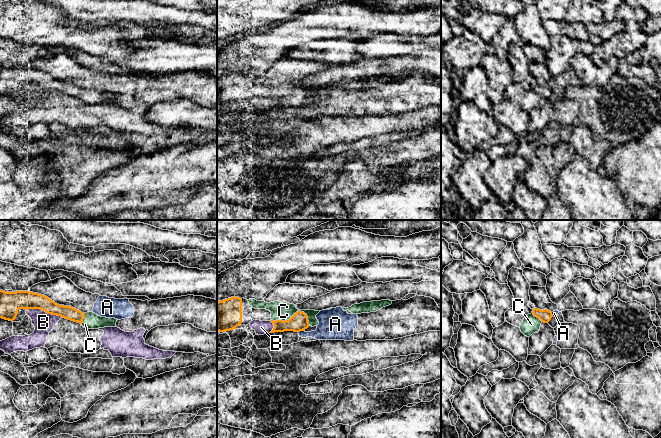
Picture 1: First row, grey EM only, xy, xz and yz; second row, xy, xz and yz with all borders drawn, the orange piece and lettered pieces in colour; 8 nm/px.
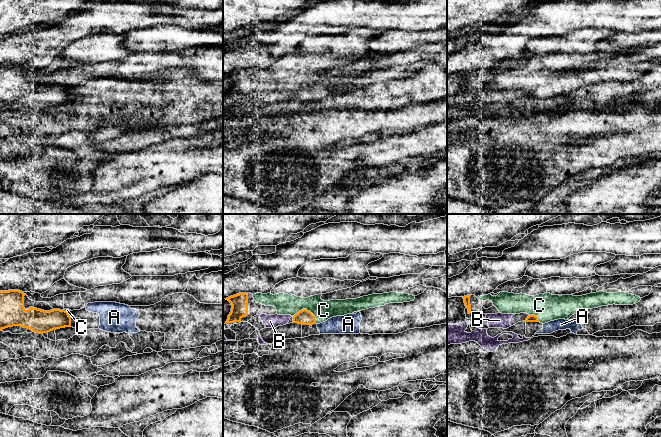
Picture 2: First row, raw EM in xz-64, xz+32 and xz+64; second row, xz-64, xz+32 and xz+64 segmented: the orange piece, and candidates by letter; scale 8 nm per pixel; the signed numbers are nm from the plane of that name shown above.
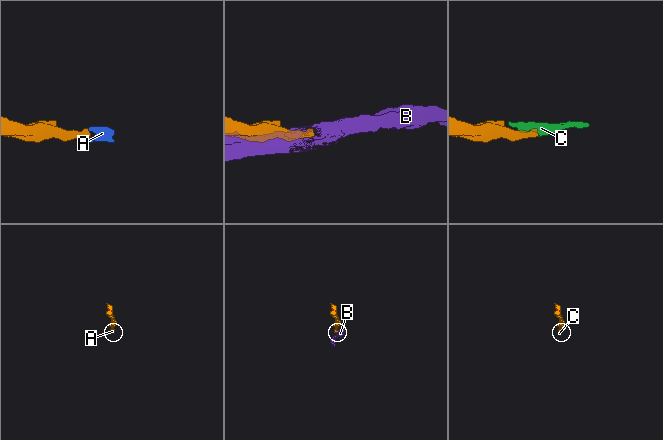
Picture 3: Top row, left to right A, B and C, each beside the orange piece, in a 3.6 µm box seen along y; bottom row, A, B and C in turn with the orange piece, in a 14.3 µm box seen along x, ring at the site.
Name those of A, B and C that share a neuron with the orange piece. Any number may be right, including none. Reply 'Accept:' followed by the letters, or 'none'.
Accept: C

